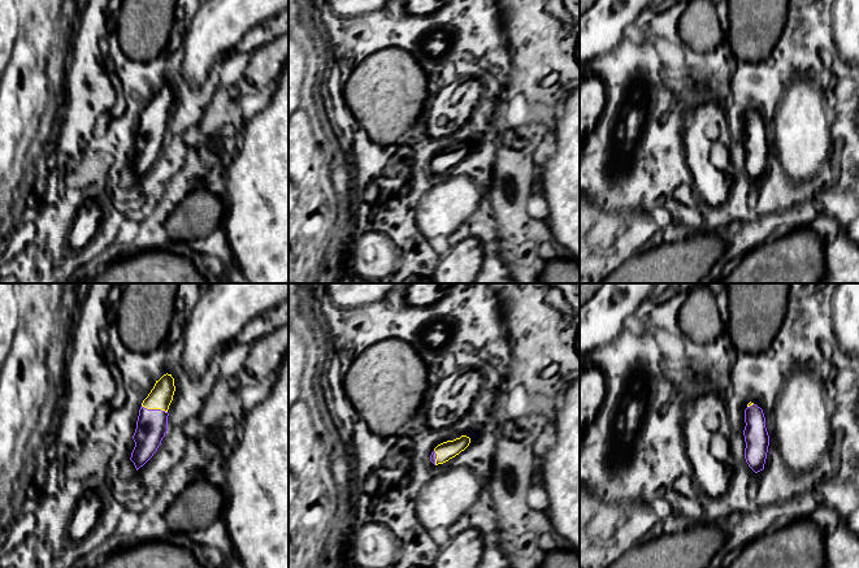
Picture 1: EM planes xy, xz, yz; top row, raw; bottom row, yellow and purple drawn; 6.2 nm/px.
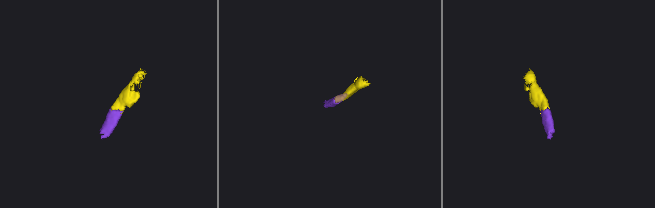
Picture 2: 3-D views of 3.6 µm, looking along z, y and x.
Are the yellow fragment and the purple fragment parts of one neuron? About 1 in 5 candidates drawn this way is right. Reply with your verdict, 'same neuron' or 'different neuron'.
same neuron

